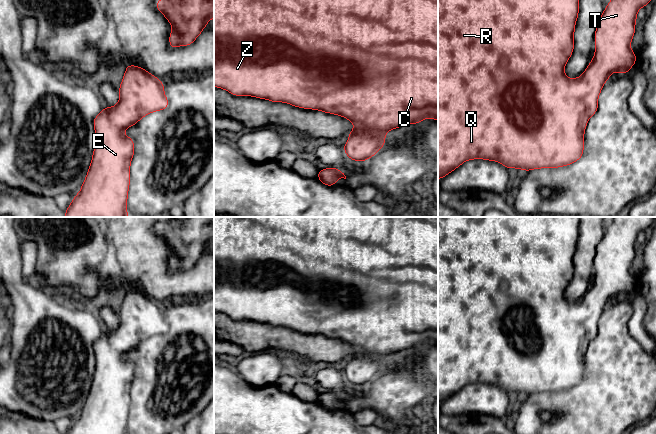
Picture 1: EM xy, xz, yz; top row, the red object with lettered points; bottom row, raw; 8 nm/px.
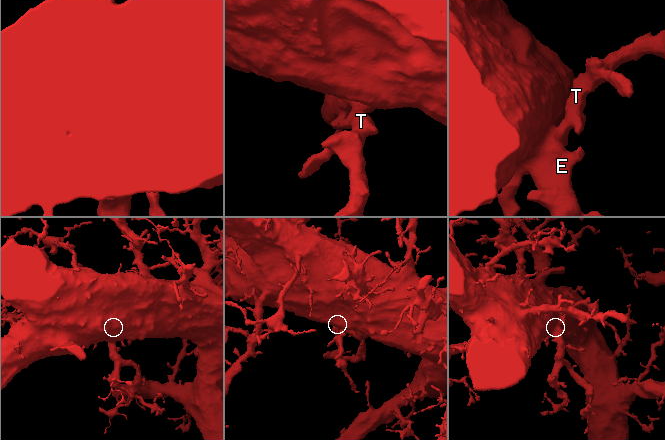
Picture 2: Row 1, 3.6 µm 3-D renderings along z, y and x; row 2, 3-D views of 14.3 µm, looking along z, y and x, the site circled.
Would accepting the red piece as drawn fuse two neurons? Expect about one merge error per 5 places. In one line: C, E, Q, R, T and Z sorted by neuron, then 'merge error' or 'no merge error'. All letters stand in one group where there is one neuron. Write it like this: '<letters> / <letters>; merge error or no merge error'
C E Q R T Z; no merge error

